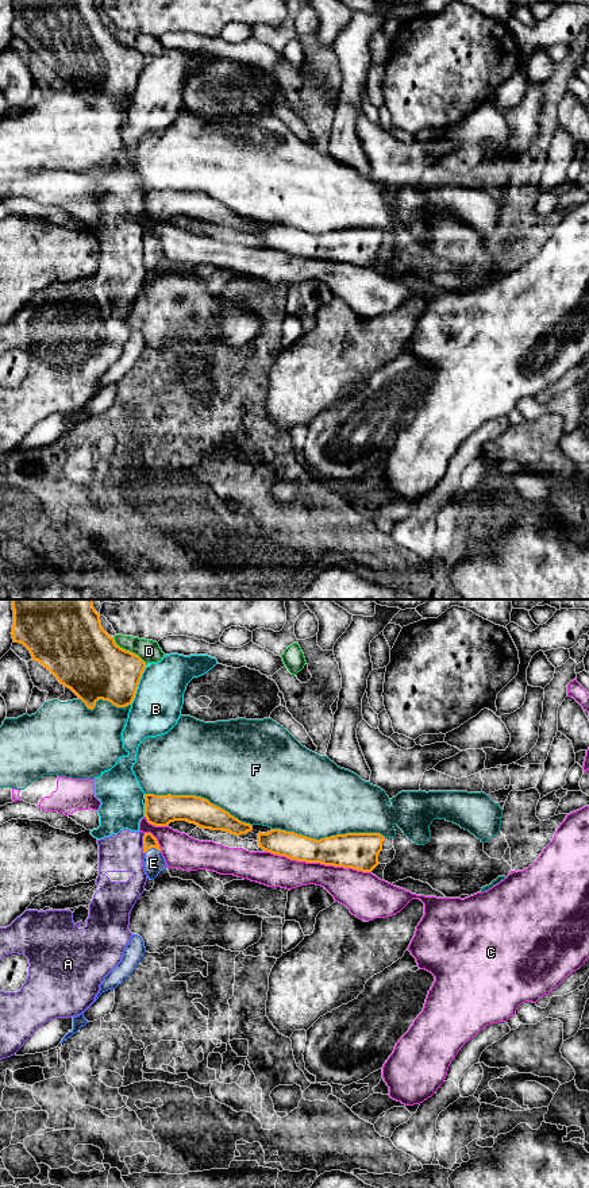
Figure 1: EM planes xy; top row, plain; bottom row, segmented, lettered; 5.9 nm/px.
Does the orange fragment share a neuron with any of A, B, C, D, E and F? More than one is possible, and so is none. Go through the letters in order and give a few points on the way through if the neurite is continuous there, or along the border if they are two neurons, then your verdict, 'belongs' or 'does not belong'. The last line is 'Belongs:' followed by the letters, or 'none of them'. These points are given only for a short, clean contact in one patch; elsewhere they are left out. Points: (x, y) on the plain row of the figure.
A: border along xy (145, 228), (143, 249); does not belong
B: does not belong
C: does not belong
D: does not belong
E: runs through xy (149, 235), (151, 242), (153, 258); belongs
F: does not belong
Belongs: E

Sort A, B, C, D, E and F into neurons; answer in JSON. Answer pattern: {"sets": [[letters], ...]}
{"sets": [["A", "B"], ["C"], ["D"], ["E"], ["F"]]}

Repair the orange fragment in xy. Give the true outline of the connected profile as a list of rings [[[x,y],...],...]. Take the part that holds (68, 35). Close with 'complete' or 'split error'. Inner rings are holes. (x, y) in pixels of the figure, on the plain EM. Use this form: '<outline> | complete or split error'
[[[12,0],[12,5],[14,38],[23,39],[32,55],[47,63],[88,104],[93,105],[99,94],[116,103],[132,99],[146,58],[115,38],[103,24],[93,0]]] | complete

